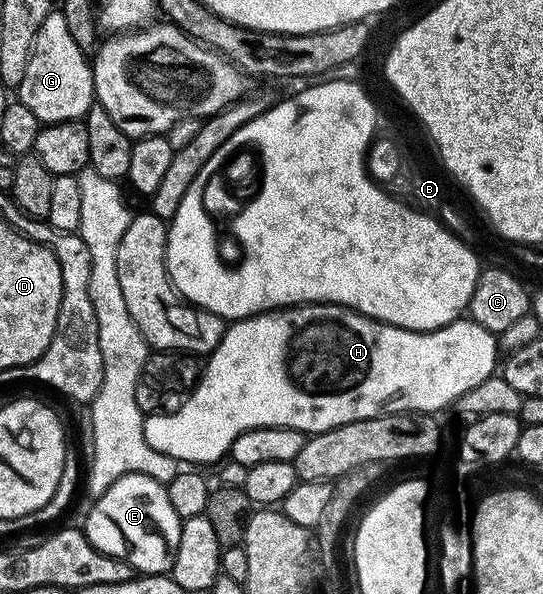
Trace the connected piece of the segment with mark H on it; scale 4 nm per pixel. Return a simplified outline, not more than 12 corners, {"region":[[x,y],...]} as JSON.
{"region":[[313,302],[232,321],[183,407],[180,464],[241,432],[439,412],[497,370],[460,316],[406,330]]}

